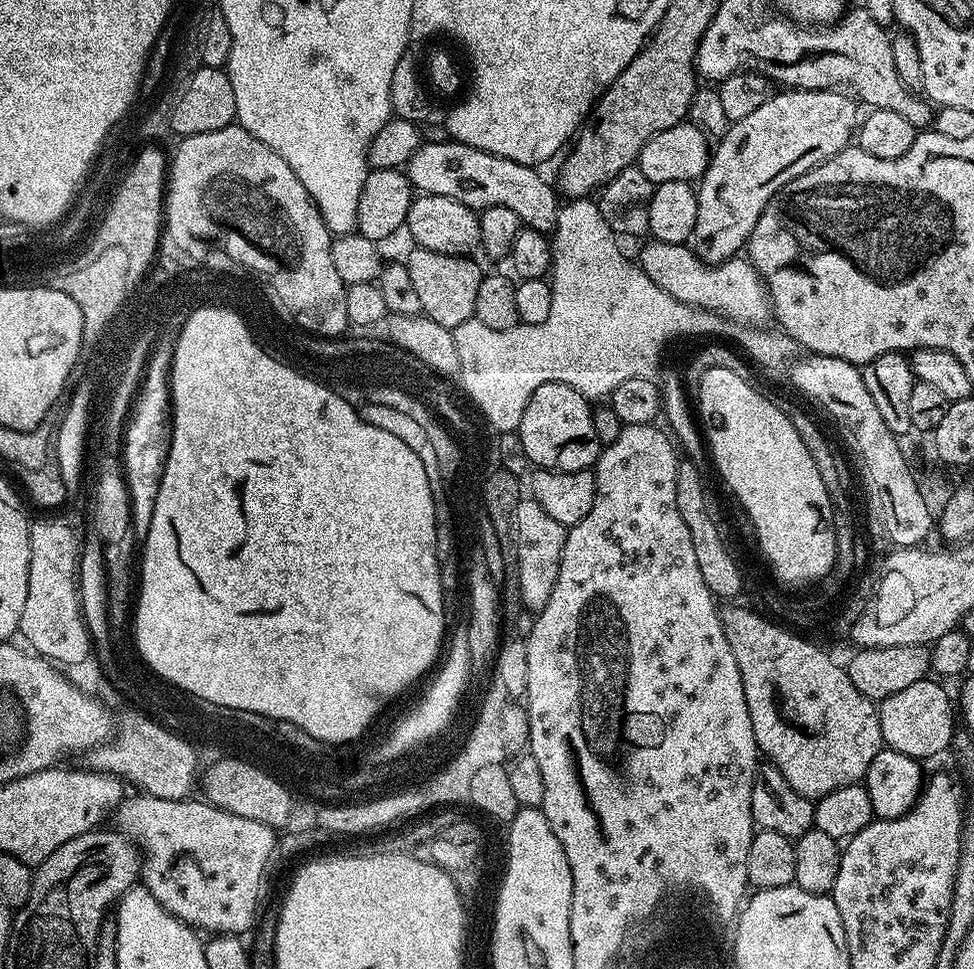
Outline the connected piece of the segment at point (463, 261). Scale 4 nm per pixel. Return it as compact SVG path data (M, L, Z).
M416 246L406 257L410 270L410 279L418 294L420 311L423 315L451 330L462 326L462 322L473 319L476 315L474 301L478 298L478 286L484 281L485 273L475 264L475 259L467 256L438 254L434 250Z

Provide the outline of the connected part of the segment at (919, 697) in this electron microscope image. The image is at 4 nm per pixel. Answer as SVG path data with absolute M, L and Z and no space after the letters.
M932 678L919 680L914 682L914 686L906 686L906 690L898 690L898 694L890 694L890 698L879 701L878 704L884 744L898 750L898 754L906 754L911 760L927 761L927 756L949 751L953 743L954 704L953 701L952 704L948 701L947 690L935 682L940 683Z

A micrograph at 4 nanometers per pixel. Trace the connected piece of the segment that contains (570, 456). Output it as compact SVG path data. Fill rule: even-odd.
M558 382L538 386L526 402L518 429L529 465L550 472L589 471L599 458L602 447L598 434L594 434L593 411L590 401L570 386Z

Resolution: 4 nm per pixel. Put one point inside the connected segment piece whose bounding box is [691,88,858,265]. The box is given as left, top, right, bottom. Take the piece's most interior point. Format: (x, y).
(792, 132)

